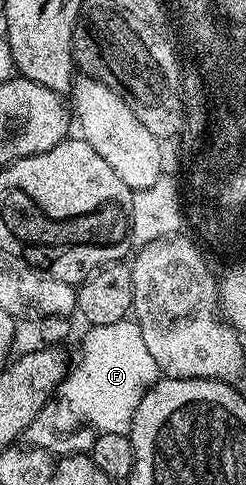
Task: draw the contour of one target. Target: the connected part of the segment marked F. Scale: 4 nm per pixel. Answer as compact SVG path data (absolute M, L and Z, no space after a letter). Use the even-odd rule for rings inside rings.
M126 319L119 323L94 325L89 334L81 341L81 354L77 362L72 362L65 378L59 386L59 397L69 401L69 405L82 417L84 424L98 434L115 432L128 434L135 411L143 399L143 395L159 379L159 370L155 359L147 351L147 343L143 343L143 335L139 331L136 320Z

